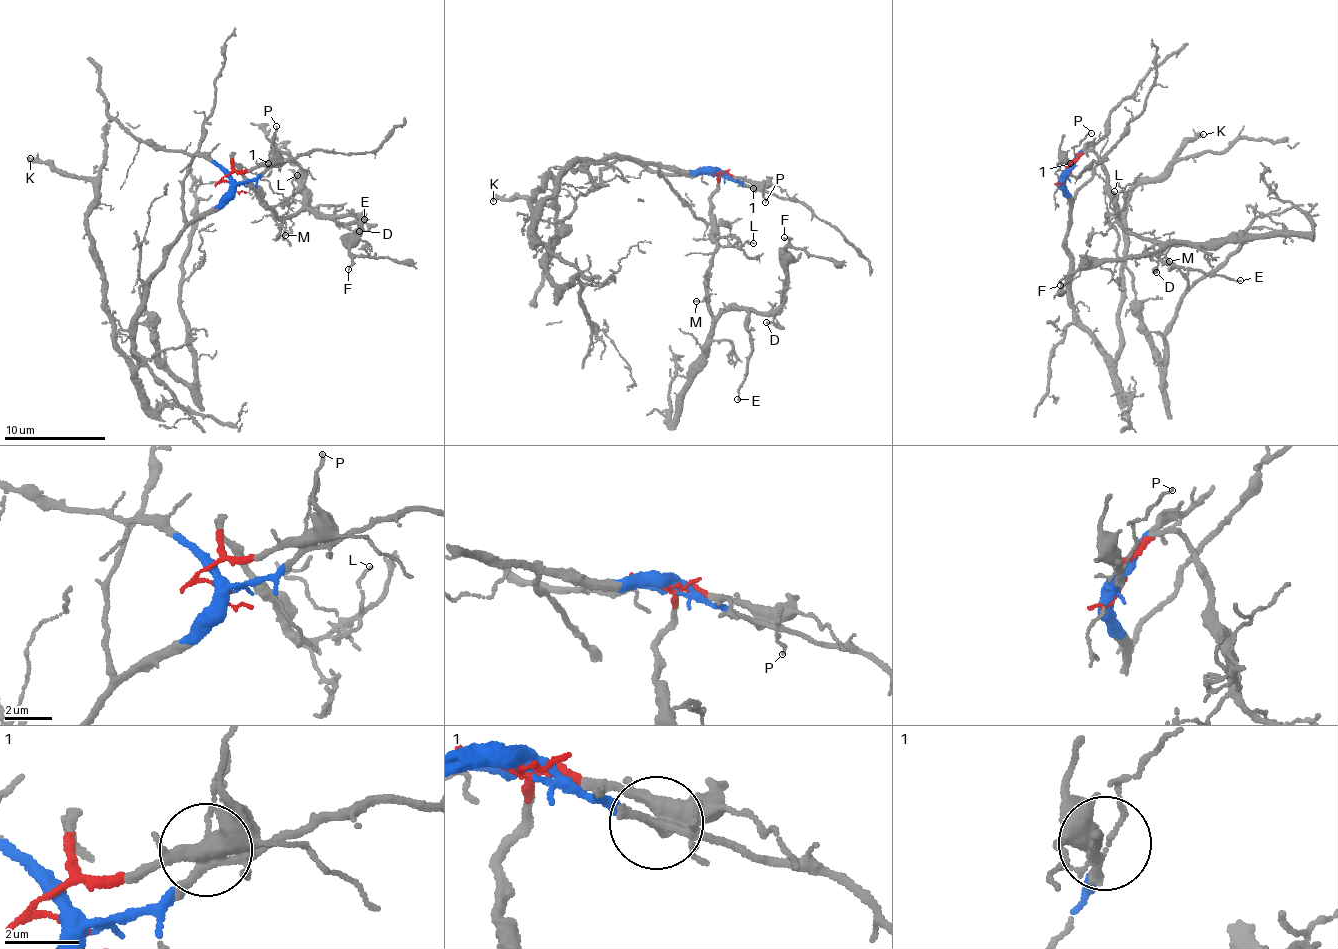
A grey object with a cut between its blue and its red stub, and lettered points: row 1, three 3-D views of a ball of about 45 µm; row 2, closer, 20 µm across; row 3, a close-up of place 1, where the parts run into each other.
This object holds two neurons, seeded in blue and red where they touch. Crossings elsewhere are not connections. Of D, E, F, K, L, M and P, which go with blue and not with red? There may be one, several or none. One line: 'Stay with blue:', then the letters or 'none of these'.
Stay with blue: K, P

